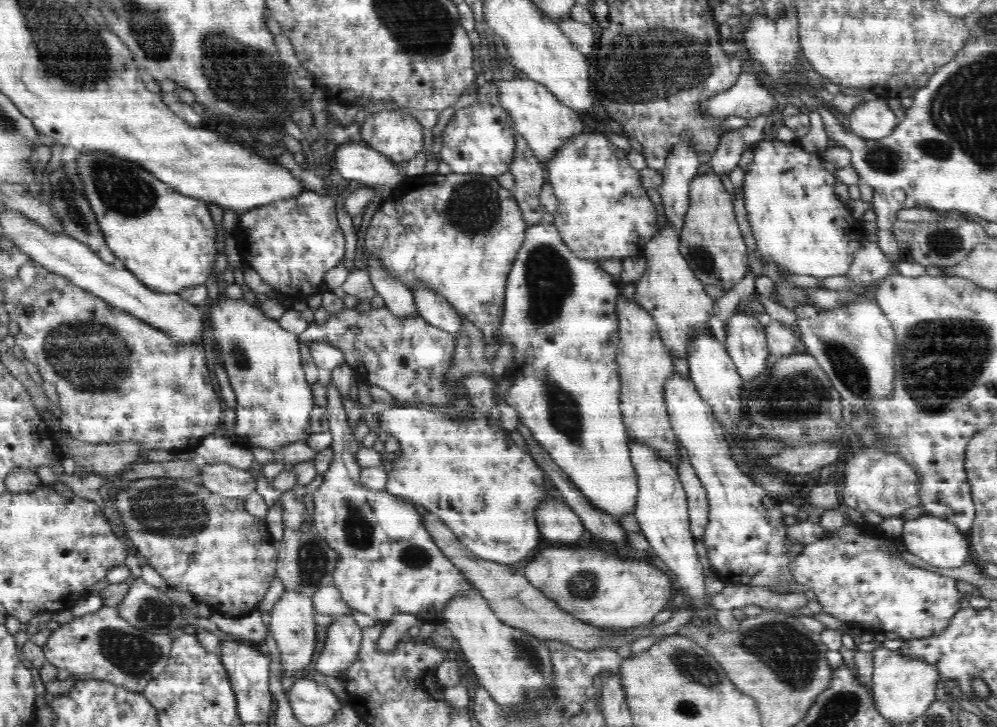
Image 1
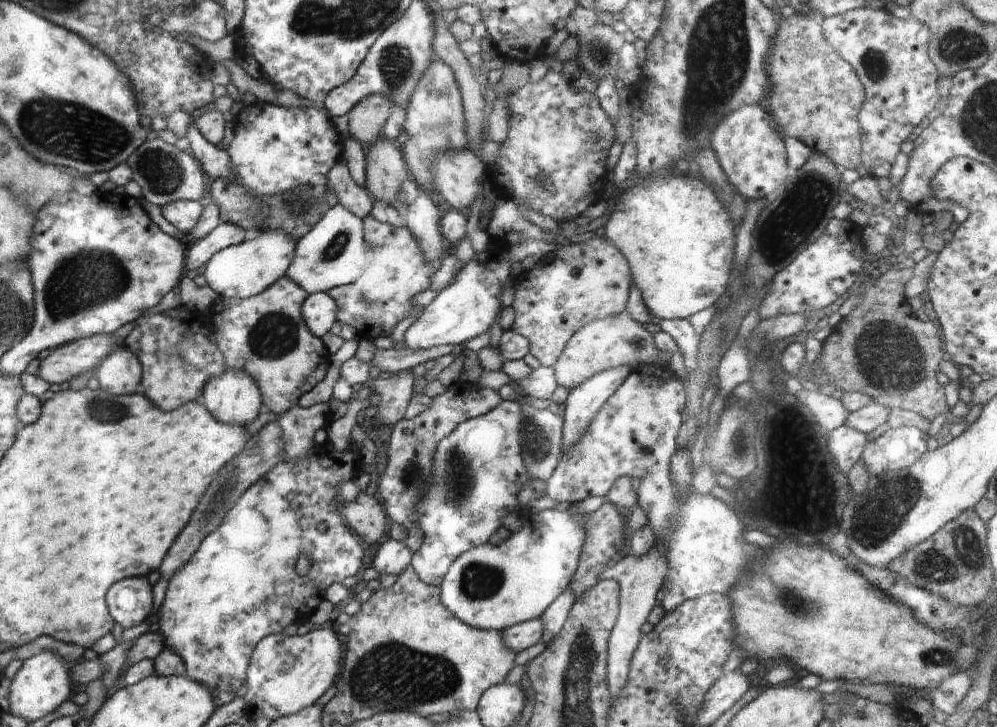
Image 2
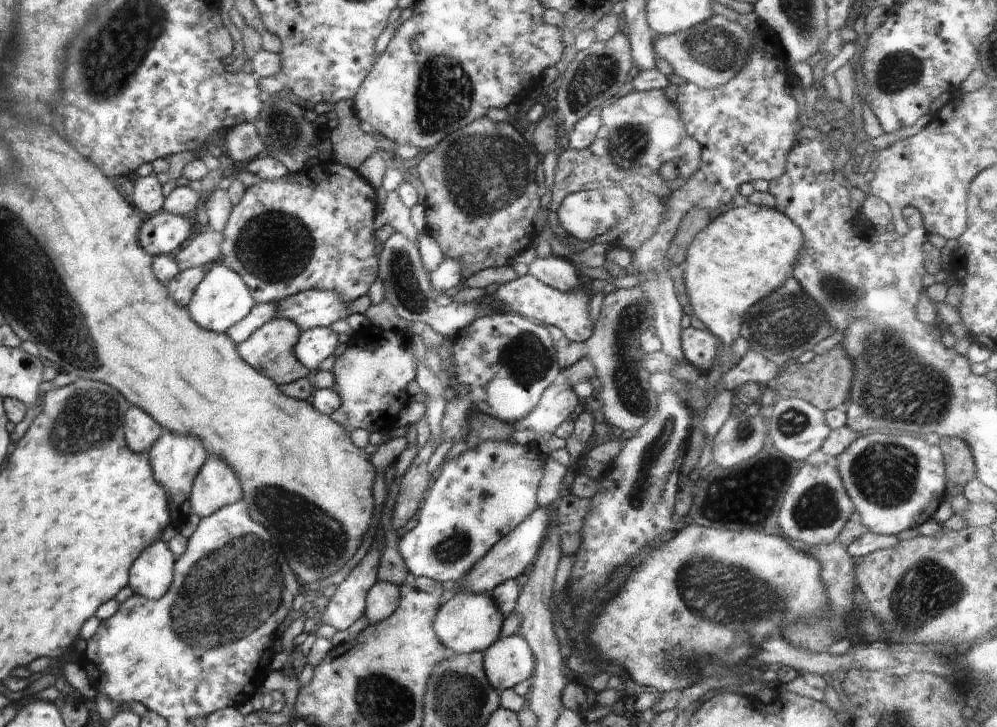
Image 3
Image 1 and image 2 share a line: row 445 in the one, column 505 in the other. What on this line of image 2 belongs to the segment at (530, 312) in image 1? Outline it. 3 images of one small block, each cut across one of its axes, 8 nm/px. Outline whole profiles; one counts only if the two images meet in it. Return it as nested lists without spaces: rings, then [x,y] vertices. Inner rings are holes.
[[[525,508],[522,510],[520,522],[522,526],[518,532],[510,535],[504,546],[492,546],[492,542],[486,542],[467,550],[452,562],[442,584],[439,584],[439,599],[460,622],[480,630],[503,631],[510,625],[540,619],[548,606],[568,588],[578,568],[580,552],[586,538],[584,514],[569,514],[557,509],[532,512]]]

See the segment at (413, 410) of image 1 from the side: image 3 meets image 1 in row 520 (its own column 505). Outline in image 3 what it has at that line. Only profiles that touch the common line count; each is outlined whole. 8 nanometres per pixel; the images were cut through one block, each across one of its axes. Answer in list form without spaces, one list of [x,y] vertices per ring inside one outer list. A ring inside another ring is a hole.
[[[484,441],[444,464],[408,532],[399,540],[399,551],[410,575],[428,577],[439,583],[458,582],[502,537],[538,508],[537,492],[545,460],[546,456],[535,443]]]

